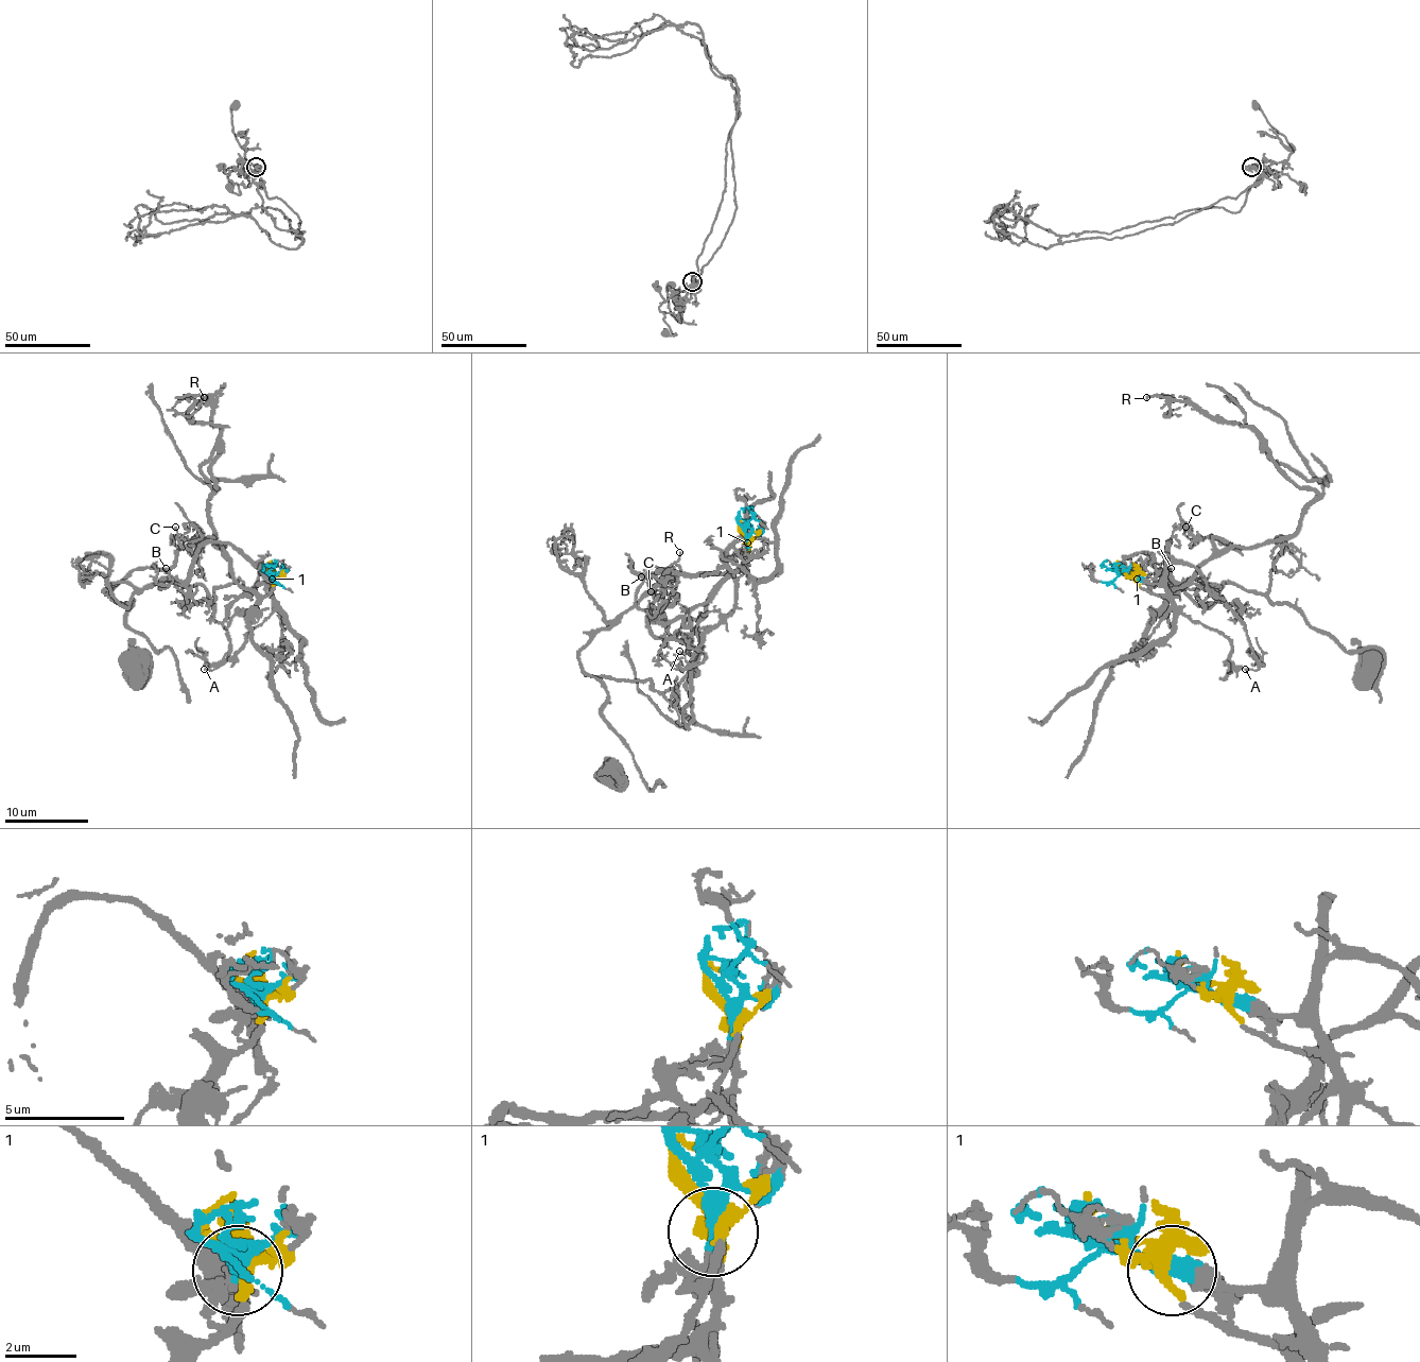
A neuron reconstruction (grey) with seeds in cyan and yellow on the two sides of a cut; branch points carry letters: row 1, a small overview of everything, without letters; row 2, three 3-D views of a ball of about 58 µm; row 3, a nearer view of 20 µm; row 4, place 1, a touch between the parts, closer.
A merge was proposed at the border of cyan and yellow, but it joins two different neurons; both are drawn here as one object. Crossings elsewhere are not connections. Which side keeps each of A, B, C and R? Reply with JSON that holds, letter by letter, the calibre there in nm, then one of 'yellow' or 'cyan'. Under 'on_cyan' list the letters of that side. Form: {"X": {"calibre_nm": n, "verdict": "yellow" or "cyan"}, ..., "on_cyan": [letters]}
{"A": {"calibre_nm": 120, "verdict": "cyan"}, "B": {"calibre_nm": 180, "verdict": "cyan"}, "C": {"calibre_nm": 160, "verdict": "yellow"}, "R": {"calibre_nm": 150, "verdict": "yellow"}, "on_cyan": ["A", "B"]}

